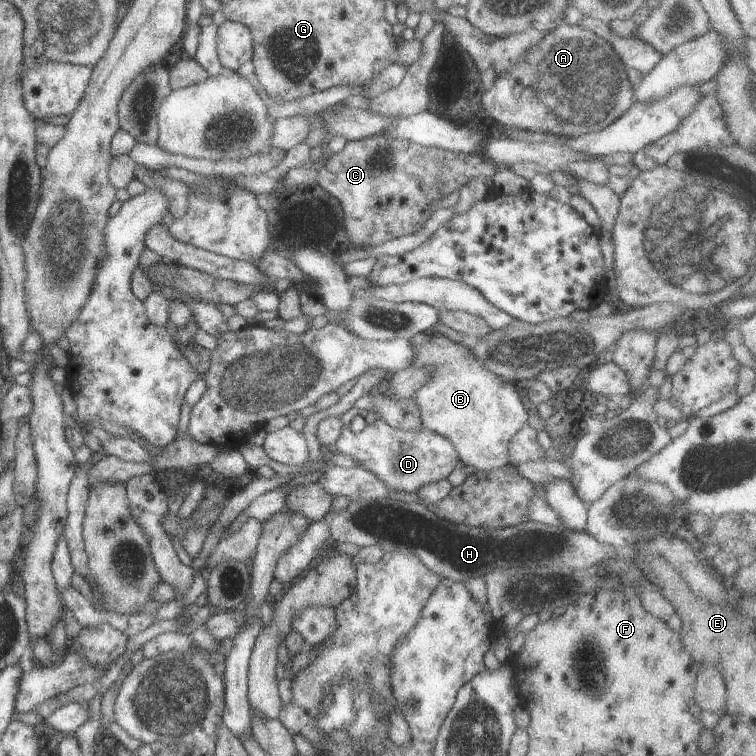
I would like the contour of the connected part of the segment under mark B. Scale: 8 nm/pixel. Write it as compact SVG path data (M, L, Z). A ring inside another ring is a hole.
M414 334L409 340L415 352L409 367L431 372L429 380L409 396L419 408L421 425L451 442L458 454L458 464L479 472L494 471L508 464L509 441L527 420L514 383L489 372L483 362L469 354L469 347L445 336Z

